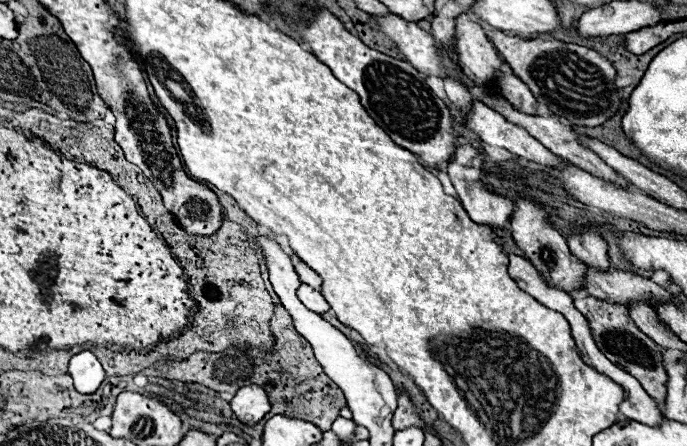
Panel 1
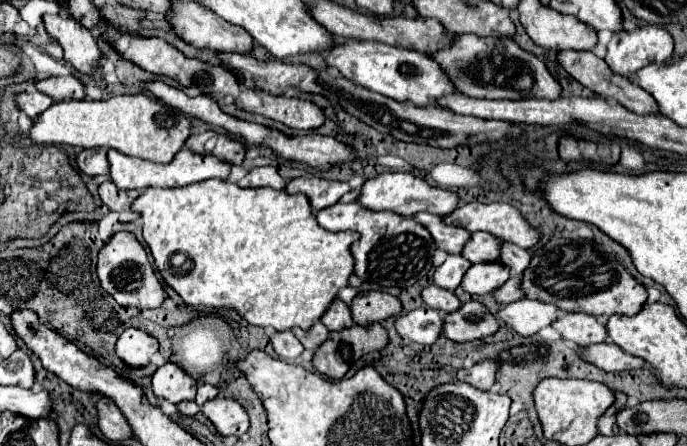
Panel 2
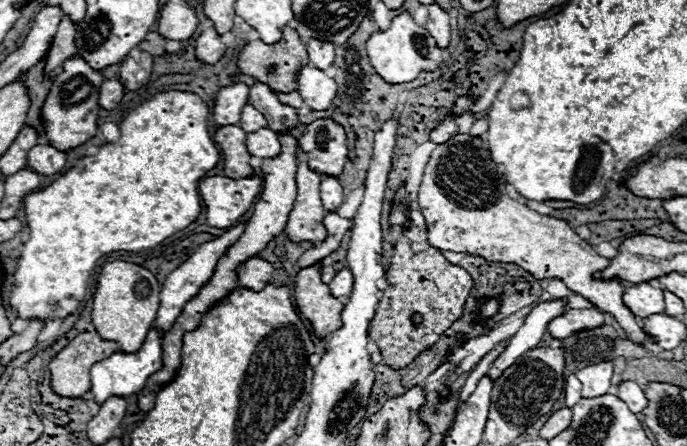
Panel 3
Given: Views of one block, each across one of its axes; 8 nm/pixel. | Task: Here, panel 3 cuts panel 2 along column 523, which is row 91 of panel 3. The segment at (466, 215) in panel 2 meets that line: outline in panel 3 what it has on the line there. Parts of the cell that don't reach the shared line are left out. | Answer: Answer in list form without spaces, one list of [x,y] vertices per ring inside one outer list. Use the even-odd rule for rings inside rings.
[[[232,82],[228,86],[222,86],[214,94],[214,108],[212,116],[220,126],[226,124],[238,124],[244,104],[248,102],[248,86],[242,82]]]

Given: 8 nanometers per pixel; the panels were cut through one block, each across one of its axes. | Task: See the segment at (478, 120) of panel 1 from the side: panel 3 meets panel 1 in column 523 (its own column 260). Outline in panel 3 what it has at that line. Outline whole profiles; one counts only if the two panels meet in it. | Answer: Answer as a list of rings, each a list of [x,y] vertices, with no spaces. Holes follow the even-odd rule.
[[[268,126],[266,128],[260,128],[258,132],[246,134],[246,138],[248,138],[246,140],[246,146],[248,146],[248,152],[252,156],[258,156],[258,158],[274,158],[274,156],[280,154],[278,136]]]

